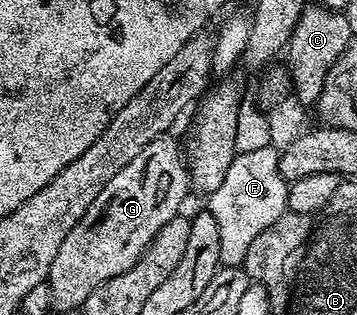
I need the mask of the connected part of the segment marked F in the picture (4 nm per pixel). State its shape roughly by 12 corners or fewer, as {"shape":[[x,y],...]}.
{"shape":[[273,144],[237,152],[208,197],[220,261],[250,241],[287,212]]}

